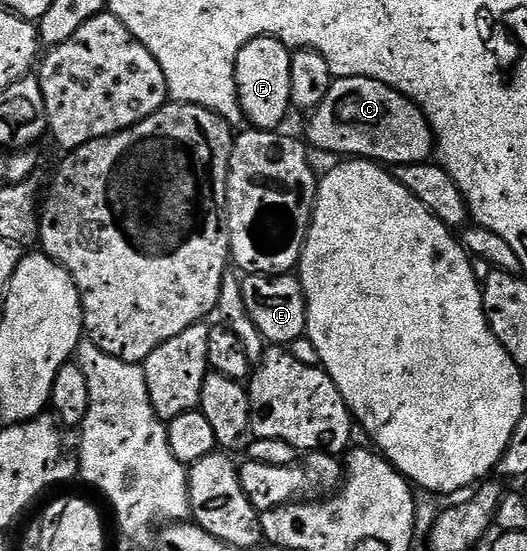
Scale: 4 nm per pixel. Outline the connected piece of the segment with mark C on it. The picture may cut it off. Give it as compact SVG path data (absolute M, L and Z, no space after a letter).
M372 78L335 79L324 102L309 116L305 139L322 152L339 152L342 158L361 158L386 166L425 164L436 148L430 123L418 105Z

